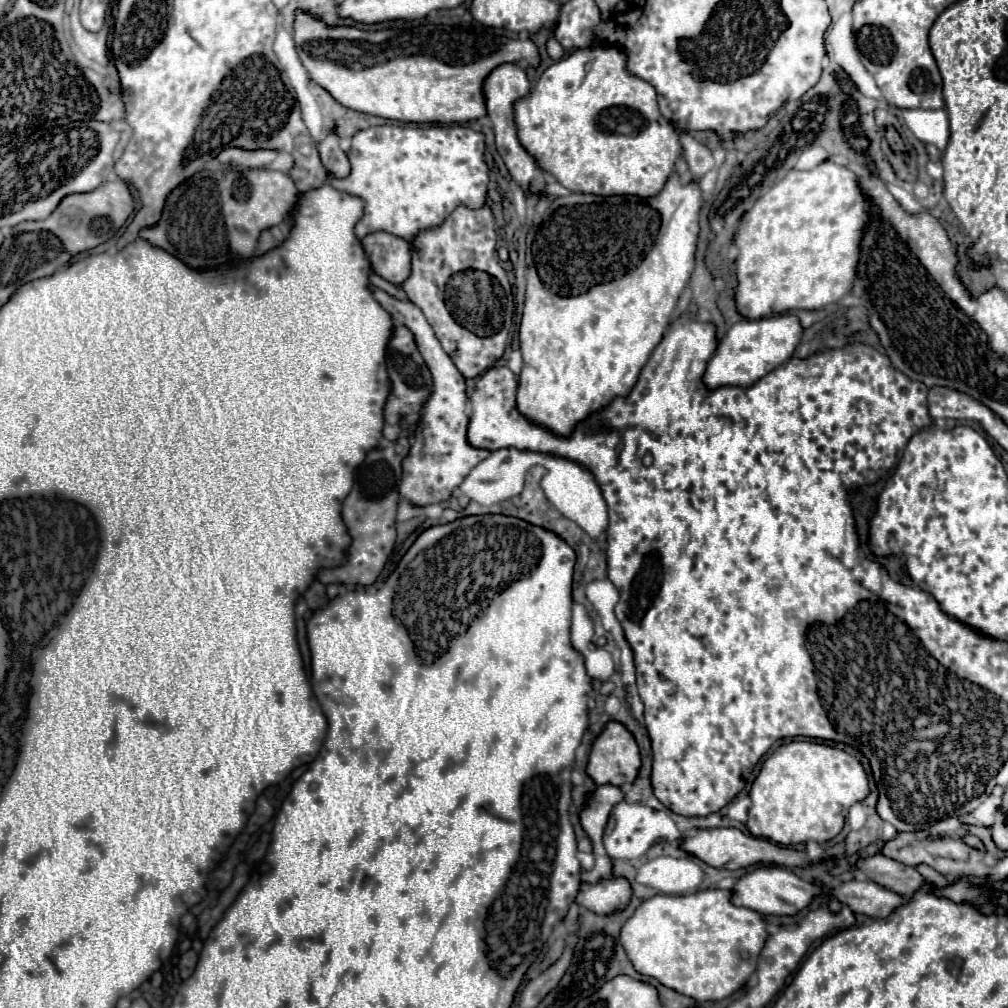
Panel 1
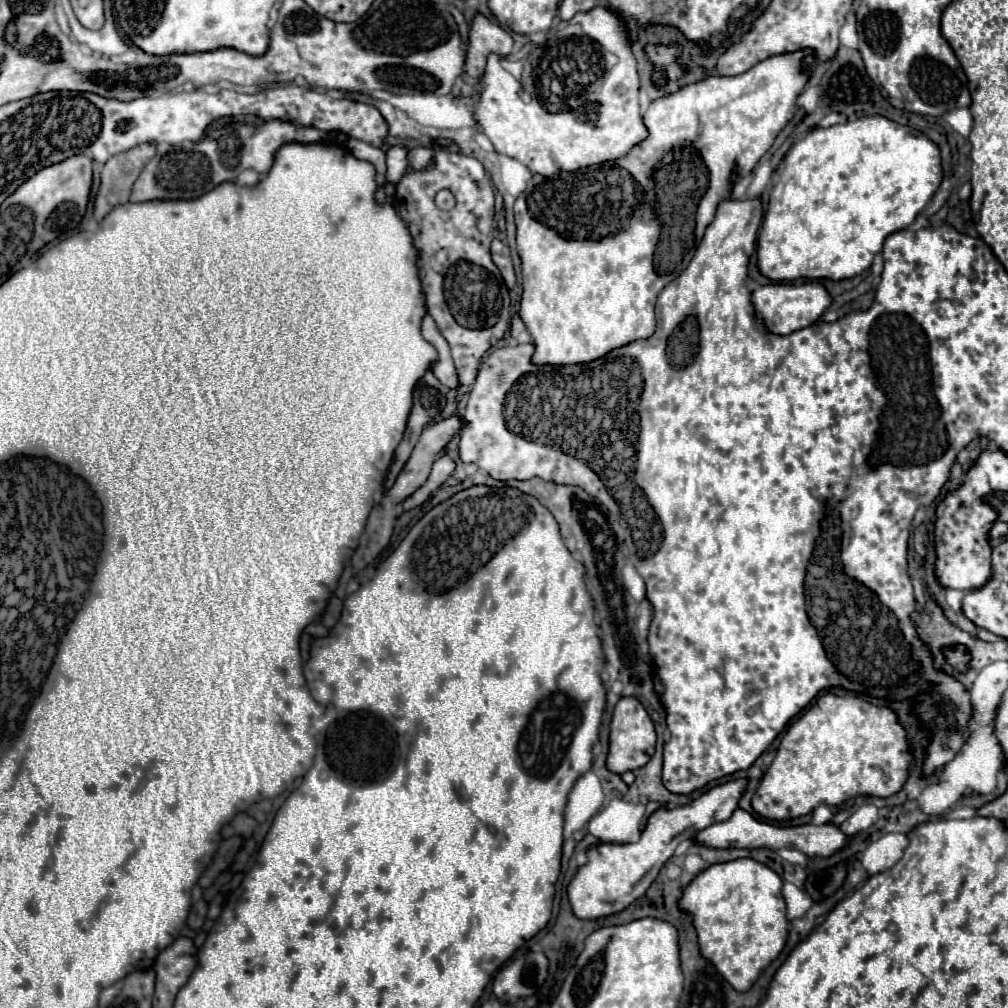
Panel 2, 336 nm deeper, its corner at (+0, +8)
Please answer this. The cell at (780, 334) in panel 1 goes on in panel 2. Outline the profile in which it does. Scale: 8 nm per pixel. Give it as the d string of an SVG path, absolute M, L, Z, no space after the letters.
M776 283L776 285L758 287L752 293L752 305L754 305L758 317L762 319L766 329L774 335L790 335L798 329L810 327L814 321L818 321L818 317L824 313L824 309L830 303L832 303L830 295L818 283L800 283L800 285Z

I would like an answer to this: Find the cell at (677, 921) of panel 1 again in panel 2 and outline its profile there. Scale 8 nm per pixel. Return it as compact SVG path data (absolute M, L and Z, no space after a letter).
M736 859L730 863L718 863L698 873L684 889L678 901L678 909L692 915L692 925L698 933L700 953L702 957L716 967L716 971L736 989L748 991L760 971L768 967L784 949L788 935L788 919L786 919L786 903L780 895L782 879L766 865L754 859Z

